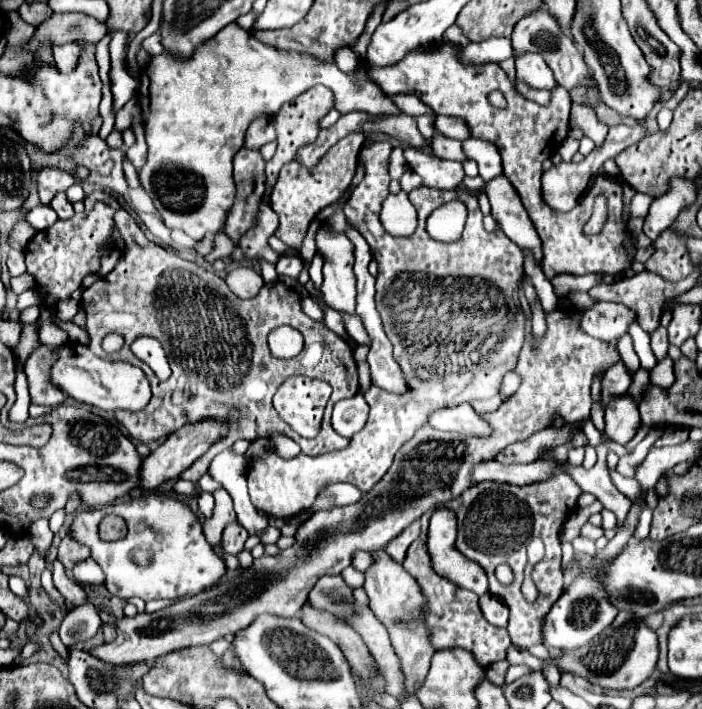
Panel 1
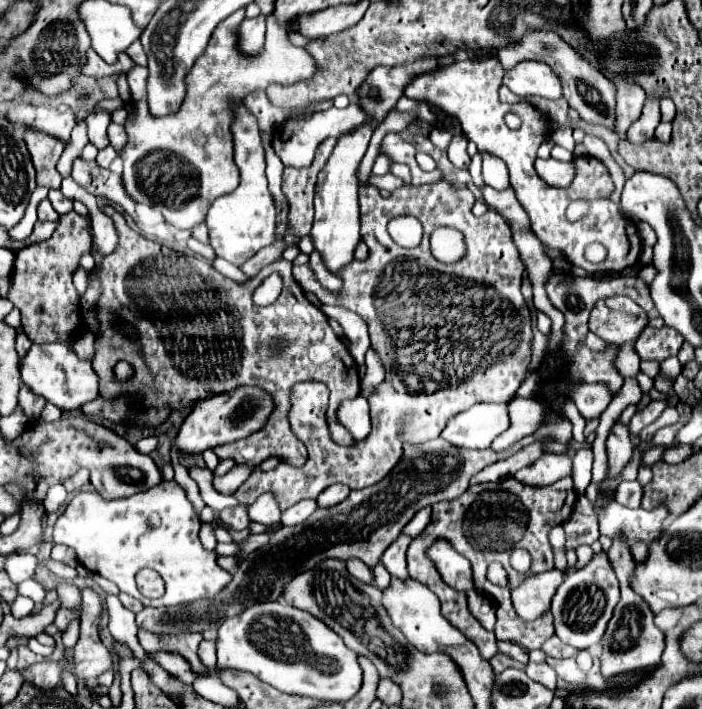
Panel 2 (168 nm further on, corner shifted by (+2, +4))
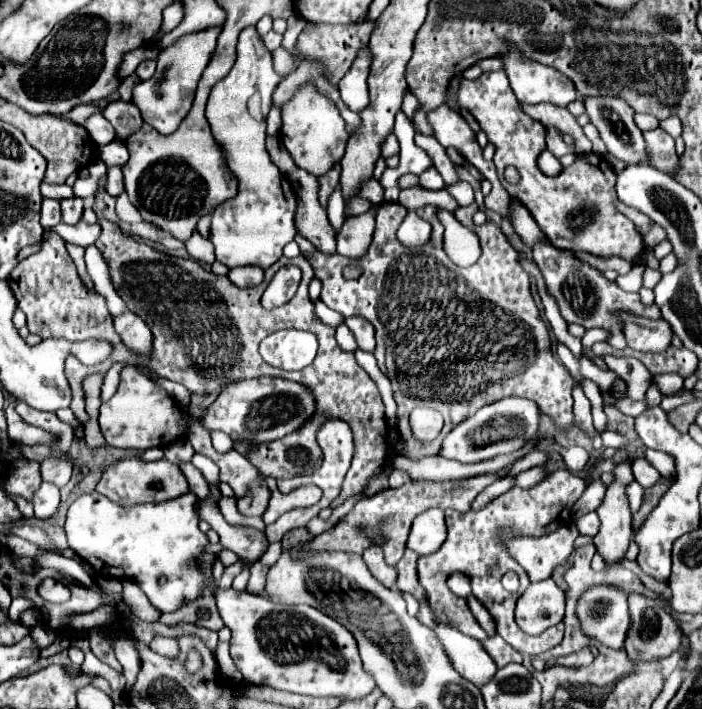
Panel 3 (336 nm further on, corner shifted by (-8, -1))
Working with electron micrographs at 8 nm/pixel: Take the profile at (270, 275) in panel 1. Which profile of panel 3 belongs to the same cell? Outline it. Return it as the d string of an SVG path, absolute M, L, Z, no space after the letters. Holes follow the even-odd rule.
M272 106L268 114L268 134L278 134L280 128L280 106Z

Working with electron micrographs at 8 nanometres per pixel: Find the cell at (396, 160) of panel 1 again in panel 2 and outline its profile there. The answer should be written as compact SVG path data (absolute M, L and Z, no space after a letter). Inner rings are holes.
M382 153L378 159L376 159L376 163L374 163L374 169L372 169L372 175L386 175L386 173L390 173L390 167L392 167L392 159L386 155L386 153Z

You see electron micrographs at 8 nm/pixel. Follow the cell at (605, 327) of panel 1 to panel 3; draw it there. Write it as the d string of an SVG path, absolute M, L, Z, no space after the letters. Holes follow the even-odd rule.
M624 316L624 334L628 346L640 352L664 352L672 344L672 328L662 318L650 320L640 316Z

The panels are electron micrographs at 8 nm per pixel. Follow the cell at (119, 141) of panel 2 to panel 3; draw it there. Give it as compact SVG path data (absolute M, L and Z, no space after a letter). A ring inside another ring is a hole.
M100 112L92 114L92 116L86 120L84 128L88 130L90 138L92 138L96 144L100 144L100 146L102 146L102 144L108 144L108 140L110 140L112 134L114 134L114 128L110 128L110 122L108 122Z

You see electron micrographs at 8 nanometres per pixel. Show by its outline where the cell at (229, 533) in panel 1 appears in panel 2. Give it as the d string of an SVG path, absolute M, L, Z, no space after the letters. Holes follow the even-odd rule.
M236 507L232 511L220 511L218 517L234 531L242 531L250 525L250 519L248 519L248 509L246 507Z

